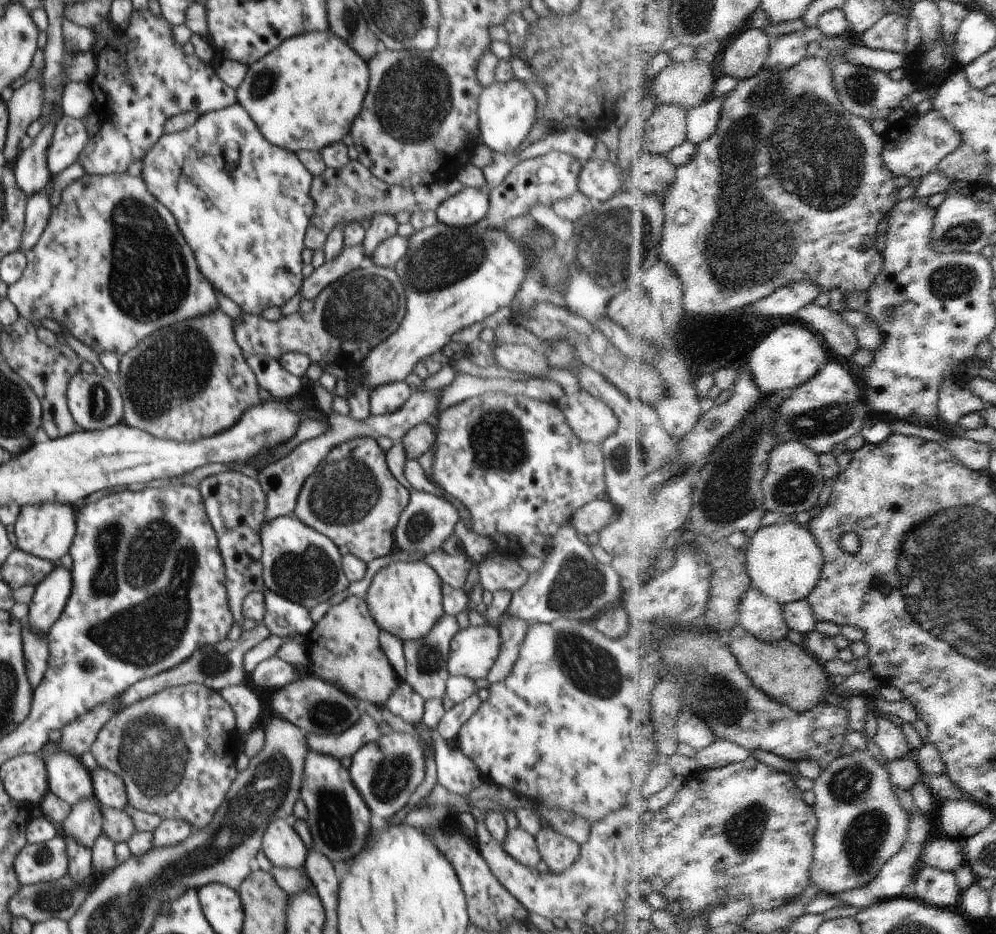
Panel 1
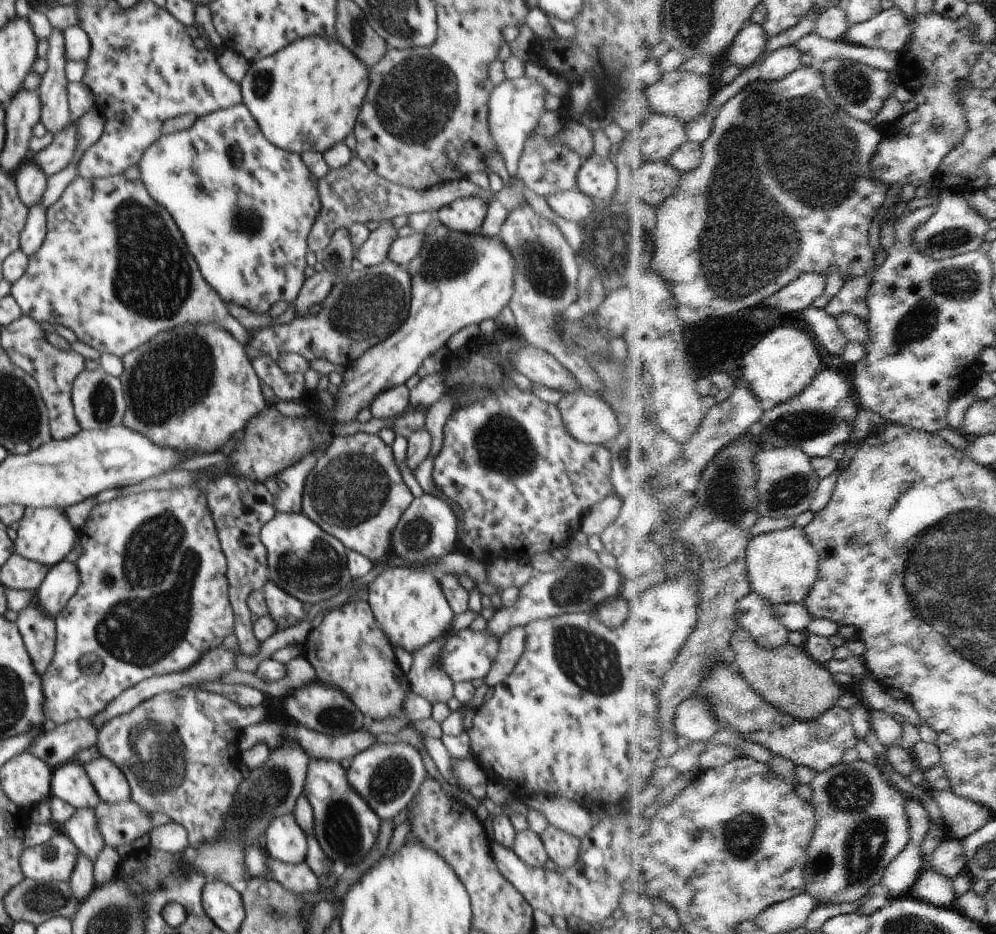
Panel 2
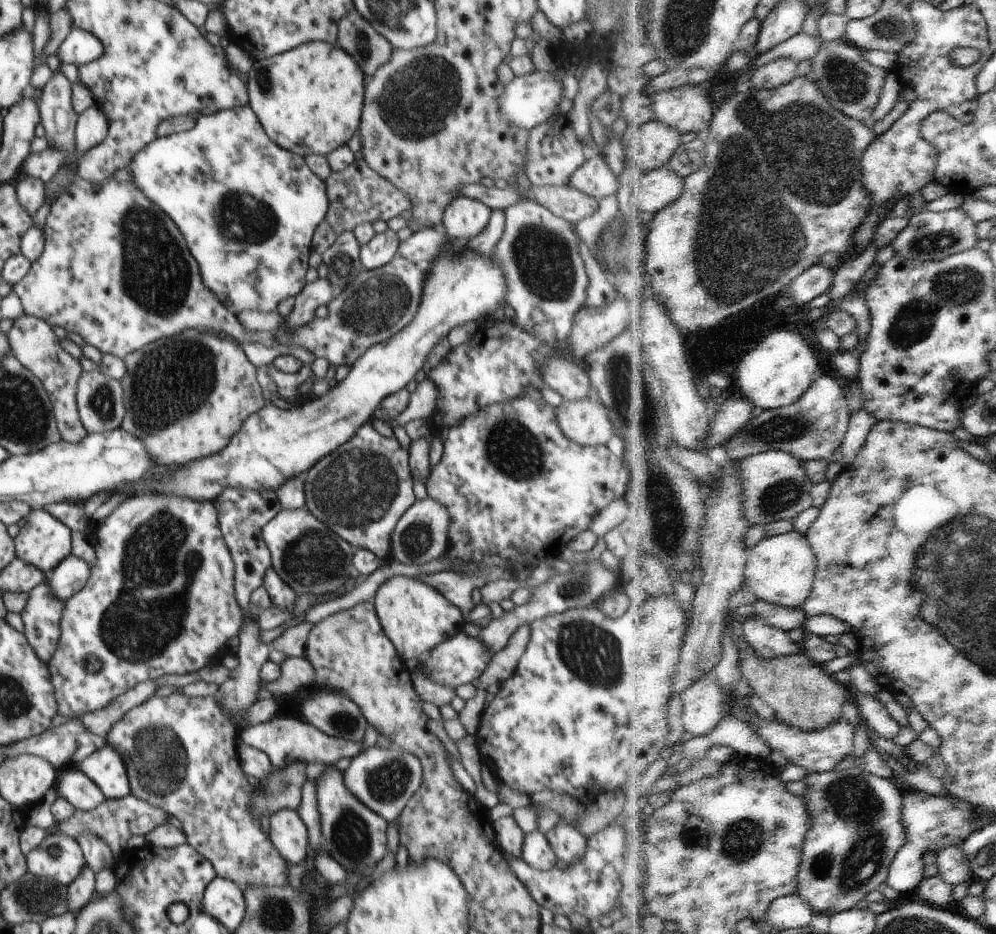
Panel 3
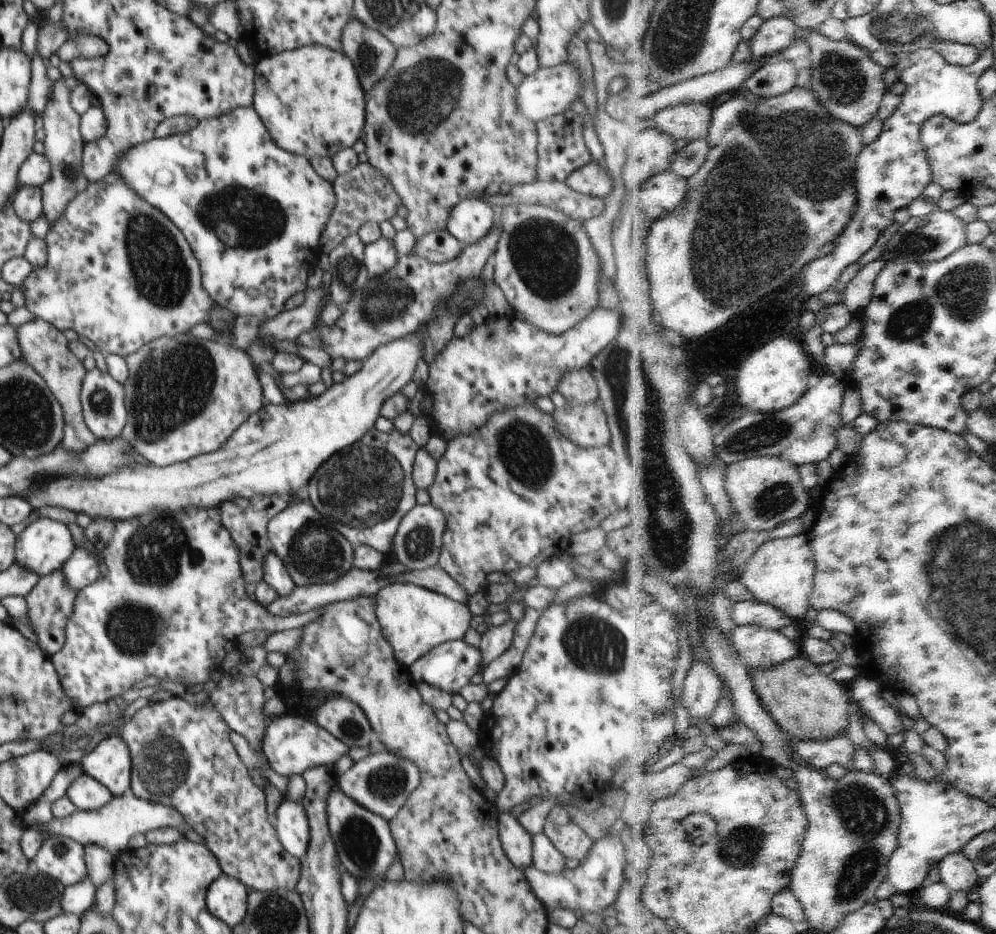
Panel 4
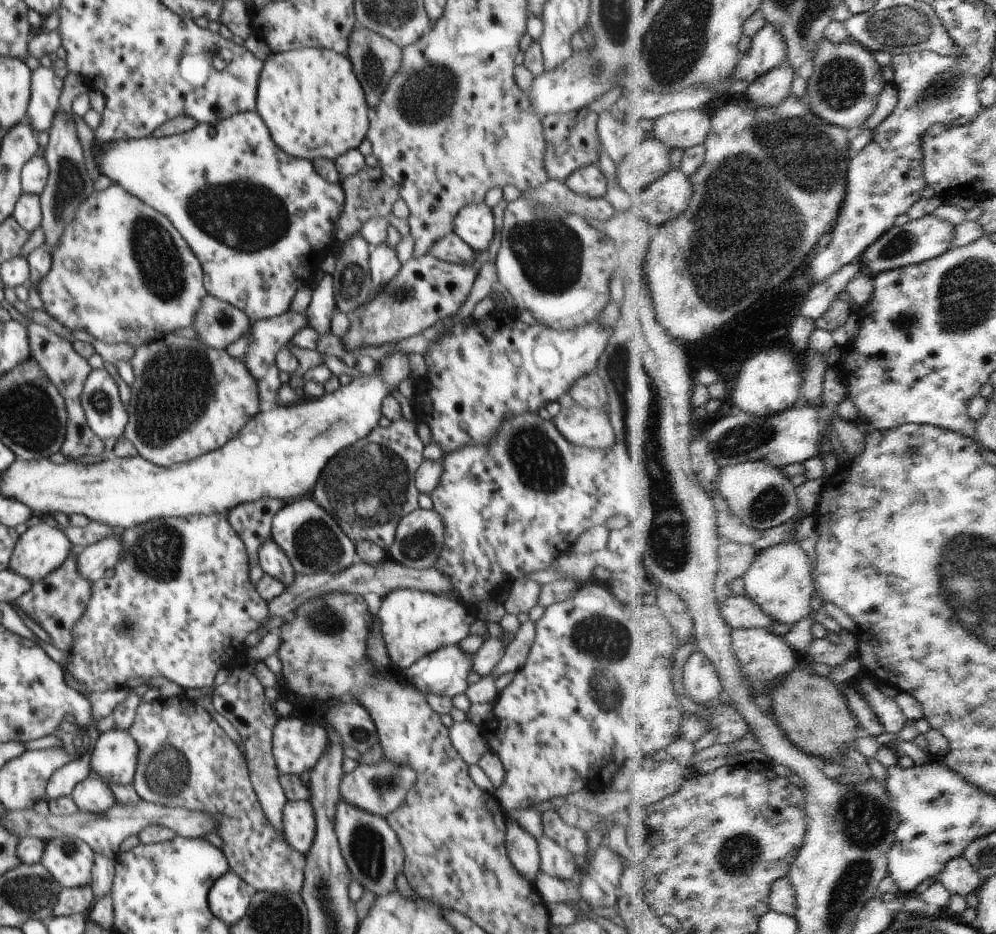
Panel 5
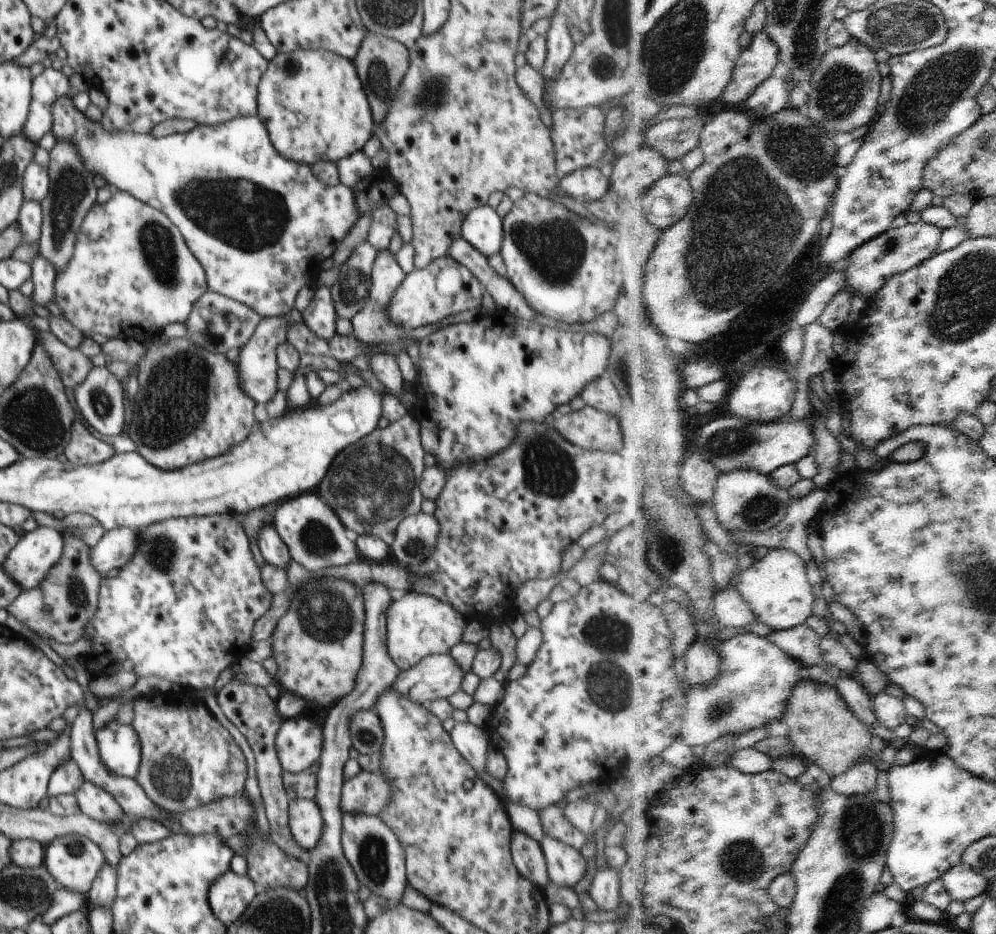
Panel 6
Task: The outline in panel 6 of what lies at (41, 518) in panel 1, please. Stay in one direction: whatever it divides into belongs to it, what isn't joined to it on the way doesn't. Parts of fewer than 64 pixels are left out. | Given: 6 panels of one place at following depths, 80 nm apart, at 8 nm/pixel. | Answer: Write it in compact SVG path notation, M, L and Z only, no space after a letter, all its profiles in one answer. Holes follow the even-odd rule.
M38 526L32 532L26 532L20 537L18 543L9 551L2 569L10 578L14 578L16 584L20 584L22 591L30 591L36 586L40 586L40 582L48 575L48 572L54 567L56 562L60 562L64 551L64 536L62 532L58 532L47 526Z

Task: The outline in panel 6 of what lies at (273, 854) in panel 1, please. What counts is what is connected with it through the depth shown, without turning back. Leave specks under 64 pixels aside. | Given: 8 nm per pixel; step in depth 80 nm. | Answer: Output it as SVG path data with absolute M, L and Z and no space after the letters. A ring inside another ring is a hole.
M306 798L290 800L288 826L300 848L307 852L313 850L322 836L322 814L316 802Z

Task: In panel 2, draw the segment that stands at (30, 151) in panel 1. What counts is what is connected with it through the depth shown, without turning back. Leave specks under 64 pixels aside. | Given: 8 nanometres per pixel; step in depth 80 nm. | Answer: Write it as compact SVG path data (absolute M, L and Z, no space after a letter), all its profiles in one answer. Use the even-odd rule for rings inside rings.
M31 155L14 172L14 177L20 200L28 208L41 202L47 187L47 176L33 163Z

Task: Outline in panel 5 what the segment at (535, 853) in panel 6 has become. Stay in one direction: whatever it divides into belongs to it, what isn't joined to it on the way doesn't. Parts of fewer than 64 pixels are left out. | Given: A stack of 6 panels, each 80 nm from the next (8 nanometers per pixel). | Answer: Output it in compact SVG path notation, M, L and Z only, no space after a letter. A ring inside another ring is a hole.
M507 815L504 832L505 848L510 862L521 876L533 884L538 872L541 872L536 839Z

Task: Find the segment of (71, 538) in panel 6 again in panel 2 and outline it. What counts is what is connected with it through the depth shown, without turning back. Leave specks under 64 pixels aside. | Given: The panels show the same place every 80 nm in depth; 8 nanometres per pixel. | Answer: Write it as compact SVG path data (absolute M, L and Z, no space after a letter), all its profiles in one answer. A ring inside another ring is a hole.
M34 592L30 604L20 610L15 622L38 674L44 675L55 651L55 618L40 605Z

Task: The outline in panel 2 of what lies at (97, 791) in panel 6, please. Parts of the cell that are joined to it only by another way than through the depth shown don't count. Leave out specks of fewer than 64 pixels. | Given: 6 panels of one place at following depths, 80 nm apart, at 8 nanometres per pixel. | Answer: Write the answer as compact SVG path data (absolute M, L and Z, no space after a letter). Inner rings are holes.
M76 760L53 769L51 794L69 802L76 810L96 808L101 801L84 767Z

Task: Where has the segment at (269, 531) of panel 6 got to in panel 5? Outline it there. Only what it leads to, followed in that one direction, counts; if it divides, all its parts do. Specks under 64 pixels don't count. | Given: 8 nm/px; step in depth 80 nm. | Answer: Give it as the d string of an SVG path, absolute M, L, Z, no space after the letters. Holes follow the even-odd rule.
M266 540L262 544L262 548L259 550L259 564L264 570L264 574L280 580L284 584L284 588L288 588L292 584L295 576L294 568L290 564L290 560L286 558L284 550L274 540Z

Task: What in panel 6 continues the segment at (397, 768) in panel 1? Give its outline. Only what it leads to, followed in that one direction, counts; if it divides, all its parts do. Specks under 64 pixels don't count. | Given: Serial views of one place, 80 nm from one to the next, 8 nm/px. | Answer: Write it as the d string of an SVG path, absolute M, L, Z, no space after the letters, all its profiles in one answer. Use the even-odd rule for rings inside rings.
M361 770L354 778L343 781L341 811L350 814L379 815L392 800L392 786L382 772Z

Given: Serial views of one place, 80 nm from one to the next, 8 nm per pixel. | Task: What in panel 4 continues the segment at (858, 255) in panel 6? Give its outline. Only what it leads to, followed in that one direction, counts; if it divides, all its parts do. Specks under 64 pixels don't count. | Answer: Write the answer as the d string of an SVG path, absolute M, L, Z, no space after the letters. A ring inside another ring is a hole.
M941 209L929 215L912 217L882 247L881 258L888 263L894 261L899 265L939 262L952 256L958 249L968 245L968 242L966 242L968 240L966 225L958 216L954 216L950 211L942 211Z

